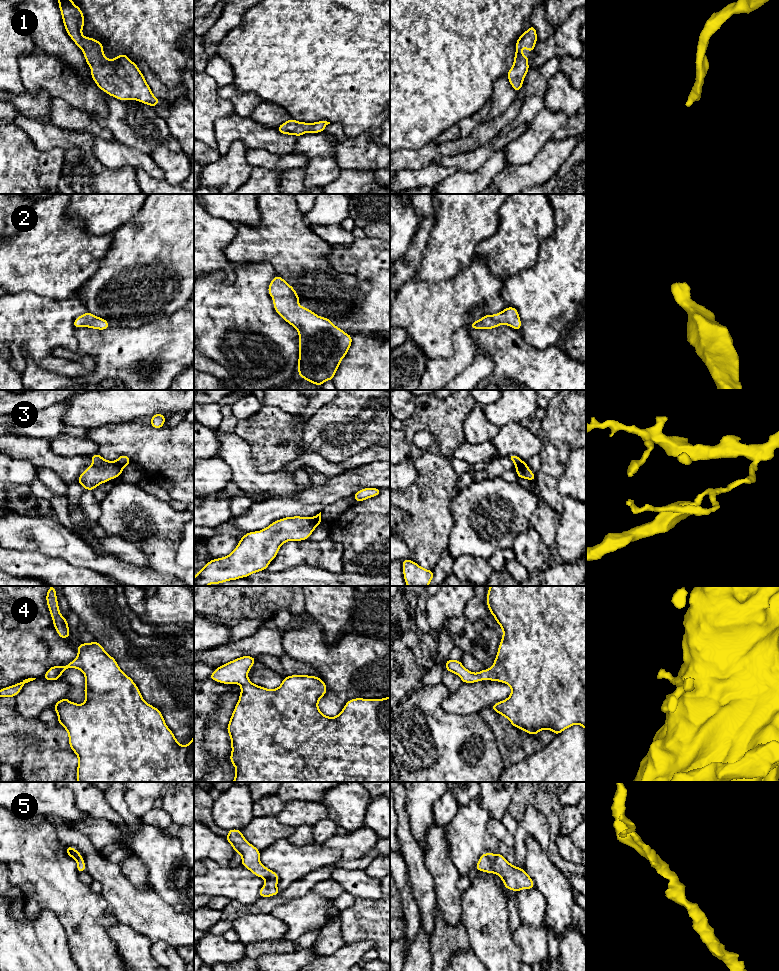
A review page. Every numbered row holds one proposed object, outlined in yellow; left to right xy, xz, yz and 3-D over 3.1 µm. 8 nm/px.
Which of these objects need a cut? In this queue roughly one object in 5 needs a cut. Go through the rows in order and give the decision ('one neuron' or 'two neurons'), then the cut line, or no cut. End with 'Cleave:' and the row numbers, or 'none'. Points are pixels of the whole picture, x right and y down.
1: one neuron; no cut
2: one neuron; no cut
3: two neurons; cut in xy along (115, 461), (123, 467)
4: one neuron; no cut
5: one neuron; no cut
Cleave: 3

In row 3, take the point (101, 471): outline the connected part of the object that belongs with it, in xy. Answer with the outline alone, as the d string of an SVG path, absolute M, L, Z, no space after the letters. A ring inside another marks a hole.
M100 453L90 455L90 457L92 465L84 470L77 480L85 490L94 490L98 485L118 478L122 474L123 467L119 466L116 461L103 459Z

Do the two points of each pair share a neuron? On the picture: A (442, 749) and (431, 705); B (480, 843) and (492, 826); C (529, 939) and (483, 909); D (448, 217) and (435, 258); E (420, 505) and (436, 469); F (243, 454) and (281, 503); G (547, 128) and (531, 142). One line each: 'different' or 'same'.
A: same
B: different
C: different
D: same
E: same
F: different
G: same

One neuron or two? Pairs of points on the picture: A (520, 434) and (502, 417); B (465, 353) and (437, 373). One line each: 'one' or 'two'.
A: two
B: one

